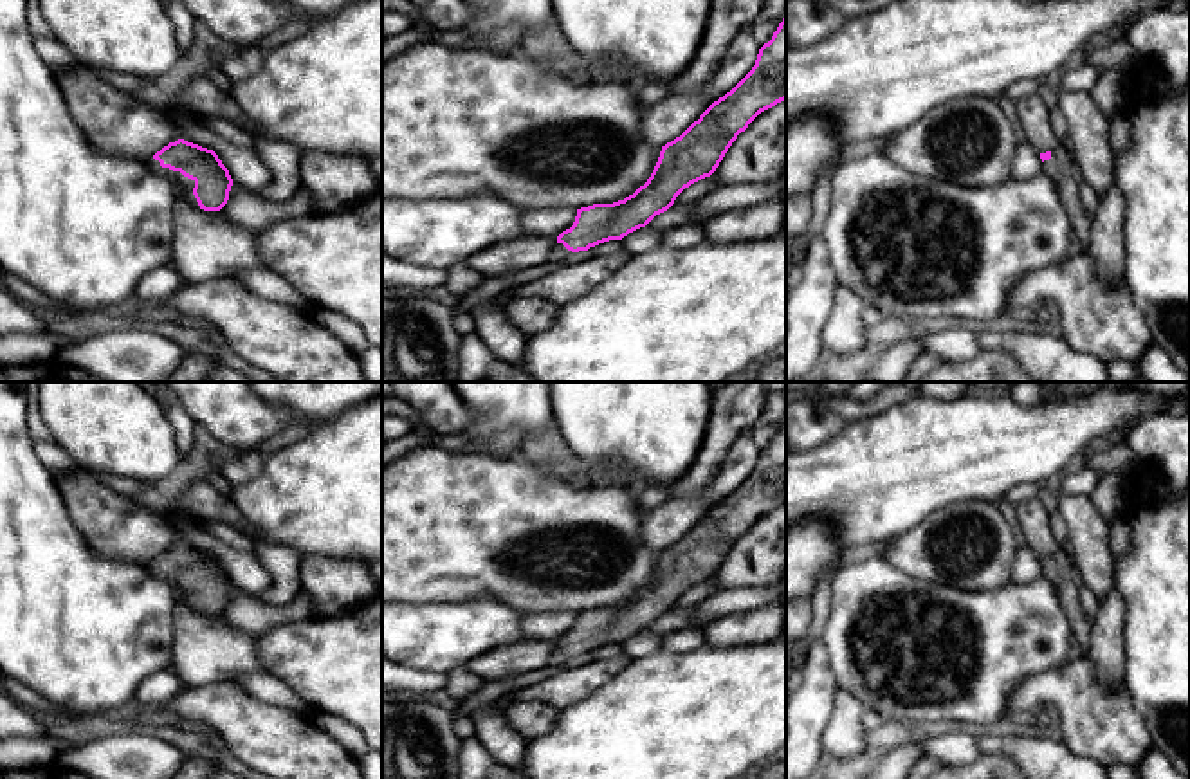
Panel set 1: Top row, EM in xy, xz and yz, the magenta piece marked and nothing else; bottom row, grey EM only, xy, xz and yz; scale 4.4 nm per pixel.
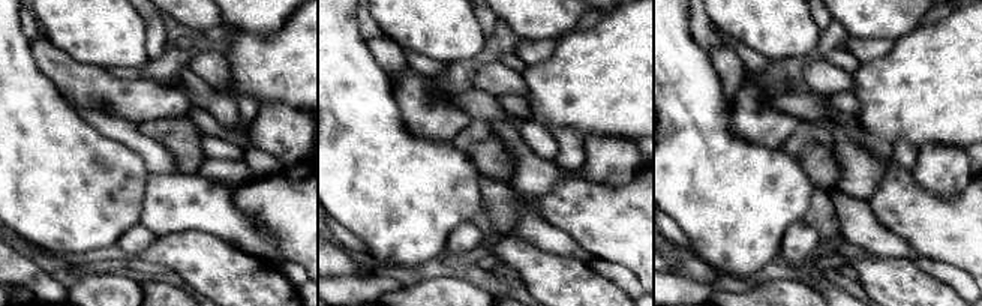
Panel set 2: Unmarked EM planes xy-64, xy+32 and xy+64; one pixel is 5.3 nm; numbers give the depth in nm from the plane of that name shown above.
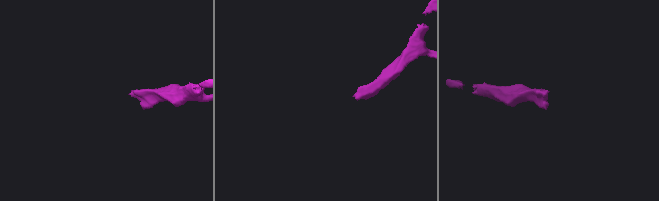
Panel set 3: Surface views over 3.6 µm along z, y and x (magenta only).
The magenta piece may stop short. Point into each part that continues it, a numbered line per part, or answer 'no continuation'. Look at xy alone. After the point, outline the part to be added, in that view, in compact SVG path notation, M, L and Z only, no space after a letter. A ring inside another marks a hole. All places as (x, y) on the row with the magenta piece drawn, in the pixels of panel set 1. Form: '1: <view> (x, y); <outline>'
1: xy (183, 186); M150 157L146 160L146 166L151 171L162 175L164 179L168 179L171 182L171 188L175 191L177 202L186 202L186 204L191 204L195 207L200 207L195 195L193 195L195 180L184 177L180 171L162 168L160 162L155 160L153 157Z

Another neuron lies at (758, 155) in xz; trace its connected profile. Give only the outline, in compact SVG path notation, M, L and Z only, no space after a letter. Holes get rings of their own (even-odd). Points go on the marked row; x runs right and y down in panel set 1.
M786 99L737 135L712 173L721 186L772 182L786 171Z

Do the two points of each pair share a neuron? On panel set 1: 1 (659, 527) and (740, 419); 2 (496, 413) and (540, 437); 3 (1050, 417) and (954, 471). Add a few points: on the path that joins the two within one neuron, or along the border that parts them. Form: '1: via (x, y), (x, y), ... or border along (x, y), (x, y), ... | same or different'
1: border along (718, 473), (700, 494), (668, 500) | different
2: via (507, 413), (516, 413), (529, 426) | same
3: via (1026, 440), (1023, 444), (985, 444), (978, 448) | same

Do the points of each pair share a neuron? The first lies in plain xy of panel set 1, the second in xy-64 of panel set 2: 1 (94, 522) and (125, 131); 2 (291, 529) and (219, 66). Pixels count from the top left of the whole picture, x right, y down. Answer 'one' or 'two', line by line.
1: two
2: two

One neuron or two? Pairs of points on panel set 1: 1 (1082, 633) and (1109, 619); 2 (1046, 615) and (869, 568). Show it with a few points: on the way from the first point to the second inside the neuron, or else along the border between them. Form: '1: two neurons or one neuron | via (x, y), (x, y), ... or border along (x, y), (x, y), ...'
1: two neurons | border along (1091, 624), (1086, 653)
2: one neuron | via (1003, 615), (970, 615), (931, 595), (913, 597)

